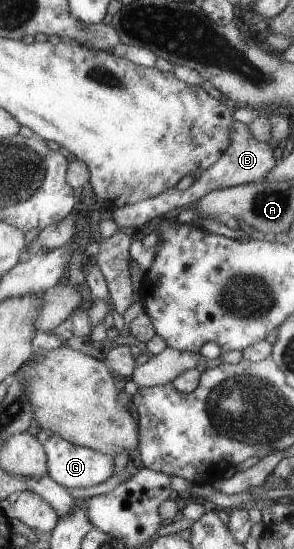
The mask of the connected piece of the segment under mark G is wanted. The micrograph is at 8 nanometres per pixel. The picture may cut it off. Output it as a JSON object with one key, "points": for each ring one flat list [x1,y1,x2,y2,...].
{"points":[[40,428,35,438,39,444,42,444,46,454,46,474,62,487,89,488,89,486,95,486,105,481,113,474,114,458,110,454,71,444,69,441,59,438,59,435,47,430,47,428]]}

